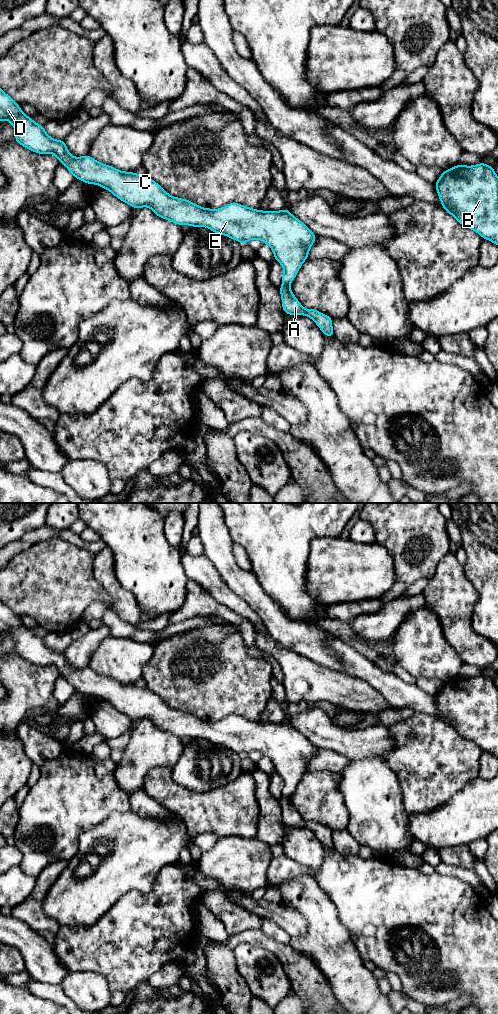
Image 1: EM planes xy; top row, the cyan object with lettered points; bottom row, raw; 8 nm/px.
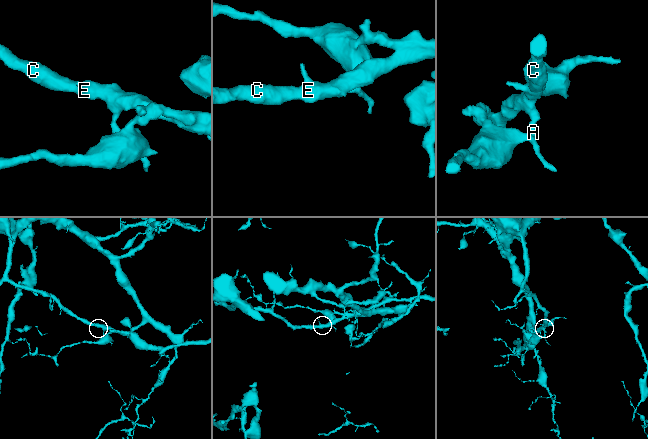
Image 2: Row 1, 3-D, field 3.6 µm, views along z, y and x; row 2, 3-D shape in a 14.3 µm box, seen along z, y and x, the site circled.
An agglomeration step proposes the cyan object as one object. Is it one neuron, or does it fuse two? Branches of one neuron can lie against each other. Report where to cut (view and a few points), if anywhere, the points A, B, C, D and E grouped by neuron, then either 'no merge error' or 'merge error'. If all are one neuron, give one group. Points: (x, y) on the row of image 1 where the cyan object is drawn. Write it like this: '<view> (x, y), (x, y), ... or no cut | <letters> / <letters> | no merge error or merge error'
xy (282, 284), (288, 286) | A B / C D E | merge error

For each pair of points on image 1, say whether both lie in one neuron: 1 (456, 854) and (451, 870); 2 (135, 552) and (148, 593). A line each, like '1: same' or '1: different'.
1: different
2: same

